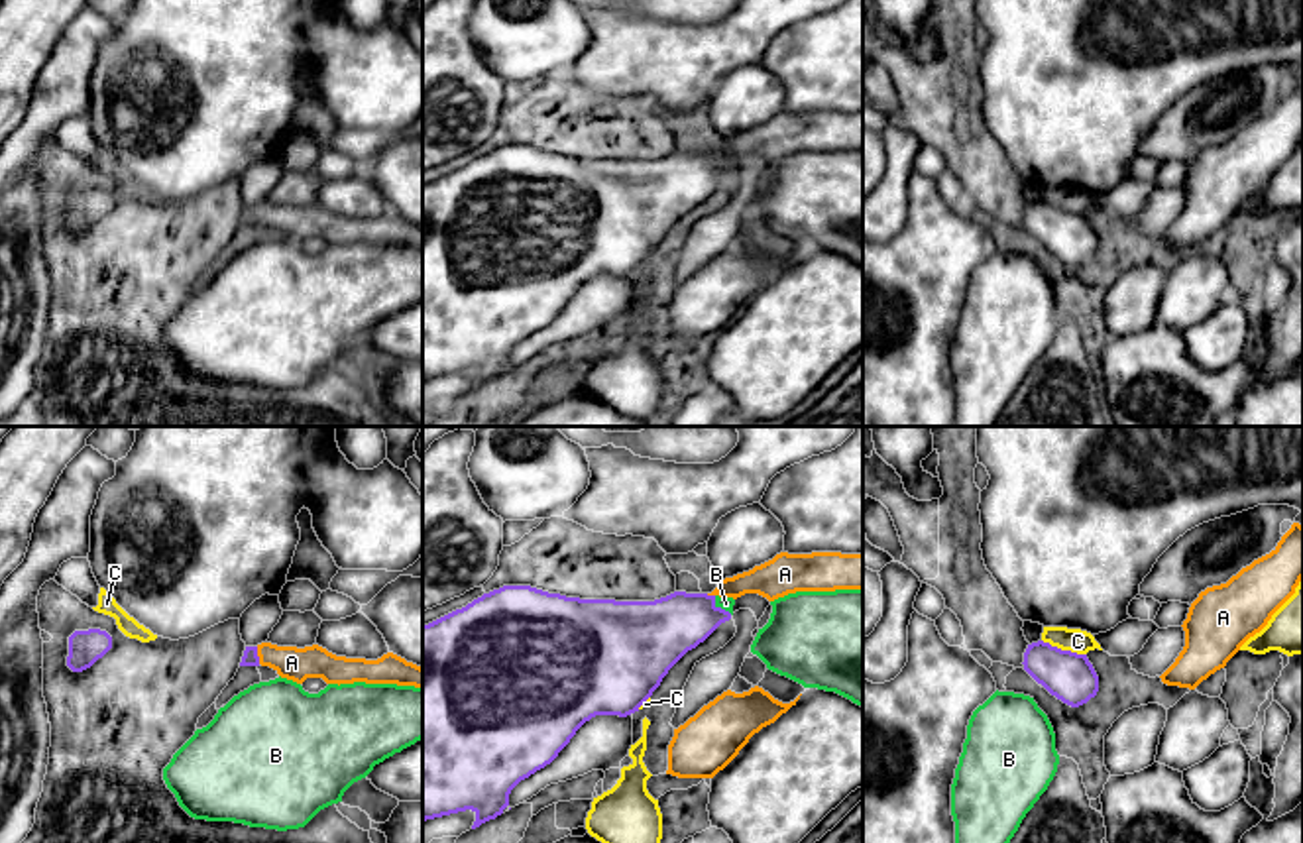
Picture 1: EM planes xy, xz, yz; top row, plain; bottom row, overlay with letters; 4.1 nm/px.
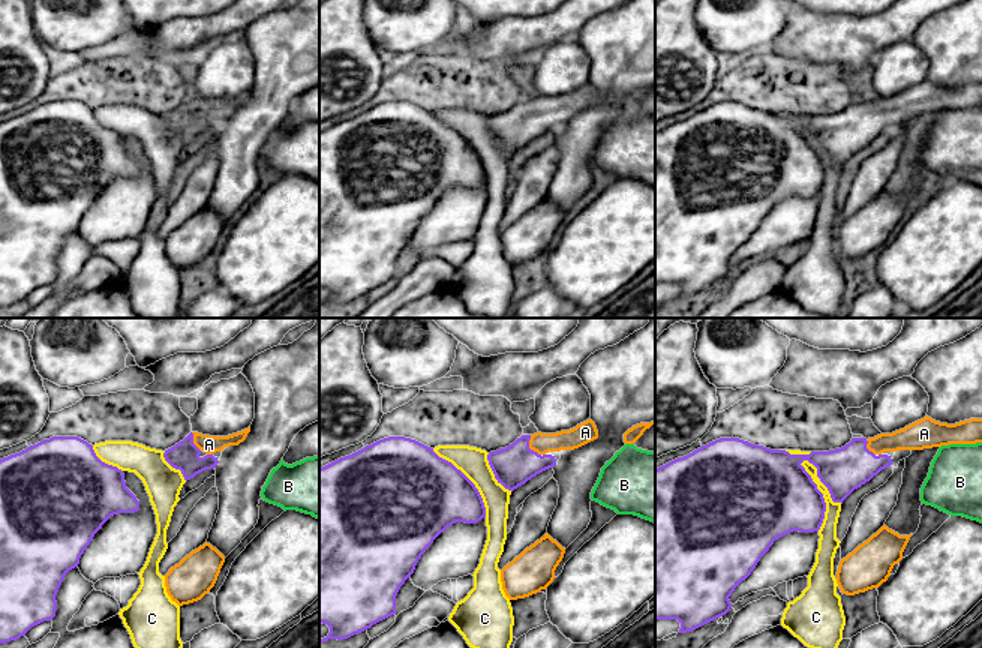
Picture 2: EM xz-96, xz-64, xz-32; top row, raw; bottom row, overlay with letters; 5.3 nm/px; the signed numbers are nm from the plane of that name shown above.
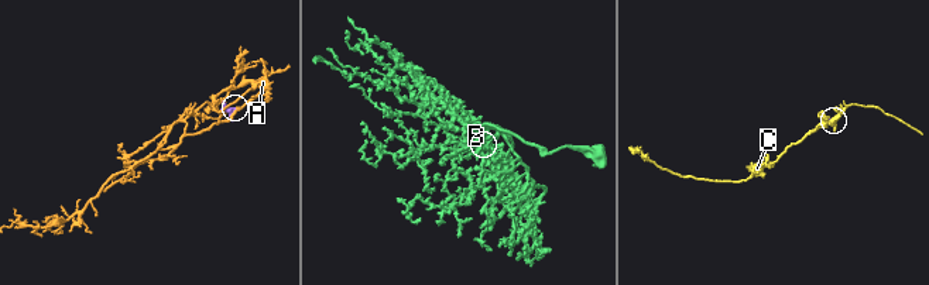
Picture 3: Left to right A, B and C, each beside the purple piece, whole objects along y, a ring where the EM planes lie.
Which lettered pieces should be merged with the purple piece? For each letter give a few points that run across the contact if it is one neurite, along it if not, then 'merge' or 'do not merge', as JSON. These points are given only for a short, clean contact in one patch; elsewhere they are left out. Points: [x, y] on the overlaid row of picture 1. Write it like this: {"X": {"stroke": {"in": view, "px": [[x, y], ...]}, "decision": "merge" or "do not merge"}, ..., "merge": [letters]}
{"A": {"stroke": {"in": "xy", "px": [[250, 657], [256, 655], [272, 655], [291, 663]]}, "decision": "merge"}, "B": {"stroke": {"in": "xz", "px": [[714, 596], [714, 602], [732, 614]]}, "decision": "do not merge"}, "C": {"decision": "do not merge"}, "merge": ["A"]}

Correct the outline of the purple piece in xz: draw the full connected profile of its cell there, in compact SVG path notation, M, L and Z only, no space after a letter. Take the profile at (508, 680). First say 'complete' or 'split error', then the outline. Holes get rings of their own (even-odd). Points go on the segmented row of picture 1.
split error; M780 552L749 572L725 578L711 593L674 591L654 601L580 599L531 586L503 586L423 625L423 821L472 810L472 829L509 806L511 790L550 764L595 715L627 717L652 696L668 670L704 643L731 613L715 597L759 593L768 601L796 591L863 590L863 552Z

